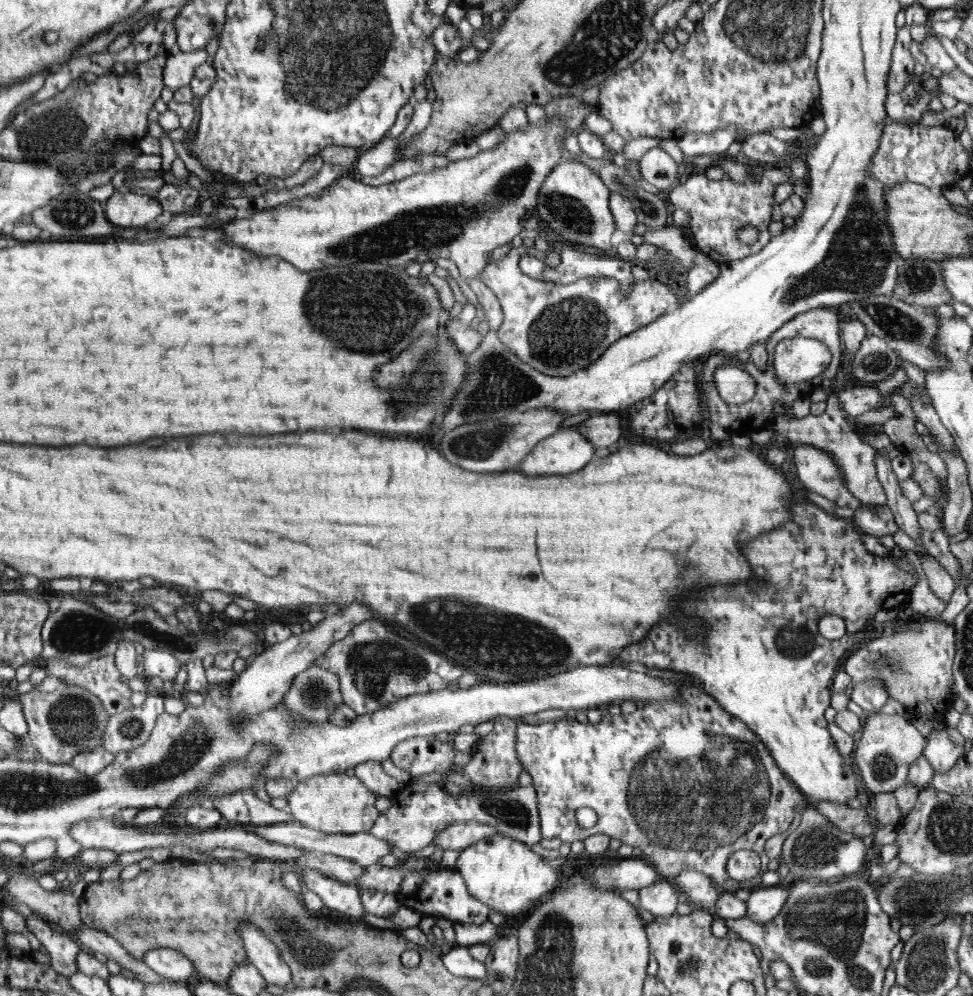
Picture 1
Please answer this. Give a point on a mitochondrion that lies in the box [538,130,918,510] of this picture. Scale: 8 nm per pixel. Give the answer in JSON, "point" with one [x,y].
{"point":[857,261]}

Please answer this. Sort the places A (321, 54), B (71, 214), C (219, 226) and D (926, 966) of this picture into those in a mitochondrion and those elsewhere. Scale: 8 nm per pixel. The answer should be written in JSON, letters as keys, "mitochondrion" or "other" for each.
{"A":"mitochondrion","B":"mitochondrion","C":"other","D":"mitochondrion"}

